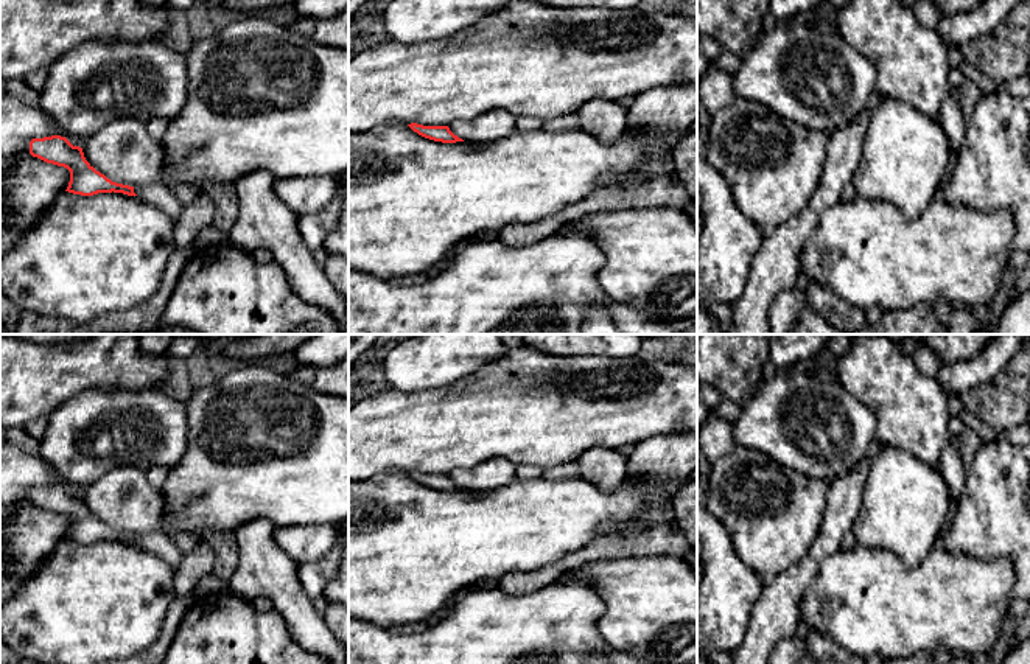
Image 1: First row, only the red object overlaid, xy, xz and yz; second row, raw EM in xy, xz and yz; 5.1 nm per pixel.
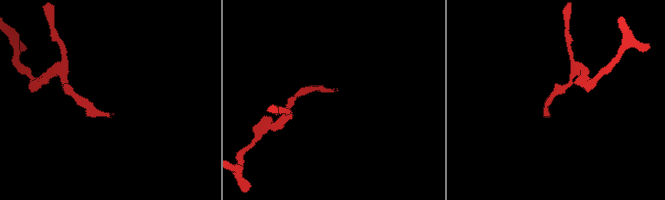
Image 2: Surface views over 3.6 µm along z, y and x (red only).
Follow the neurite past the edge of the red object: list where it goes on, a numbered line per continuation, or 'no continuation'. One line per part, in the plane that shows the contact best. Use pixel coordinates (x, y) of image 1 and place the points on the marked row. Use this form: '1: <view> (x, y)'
1: xy (157, 195)

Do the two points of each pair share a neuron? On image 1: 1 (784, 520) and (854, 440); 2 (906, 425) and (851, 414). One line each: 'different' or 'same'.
1: different
2: different

